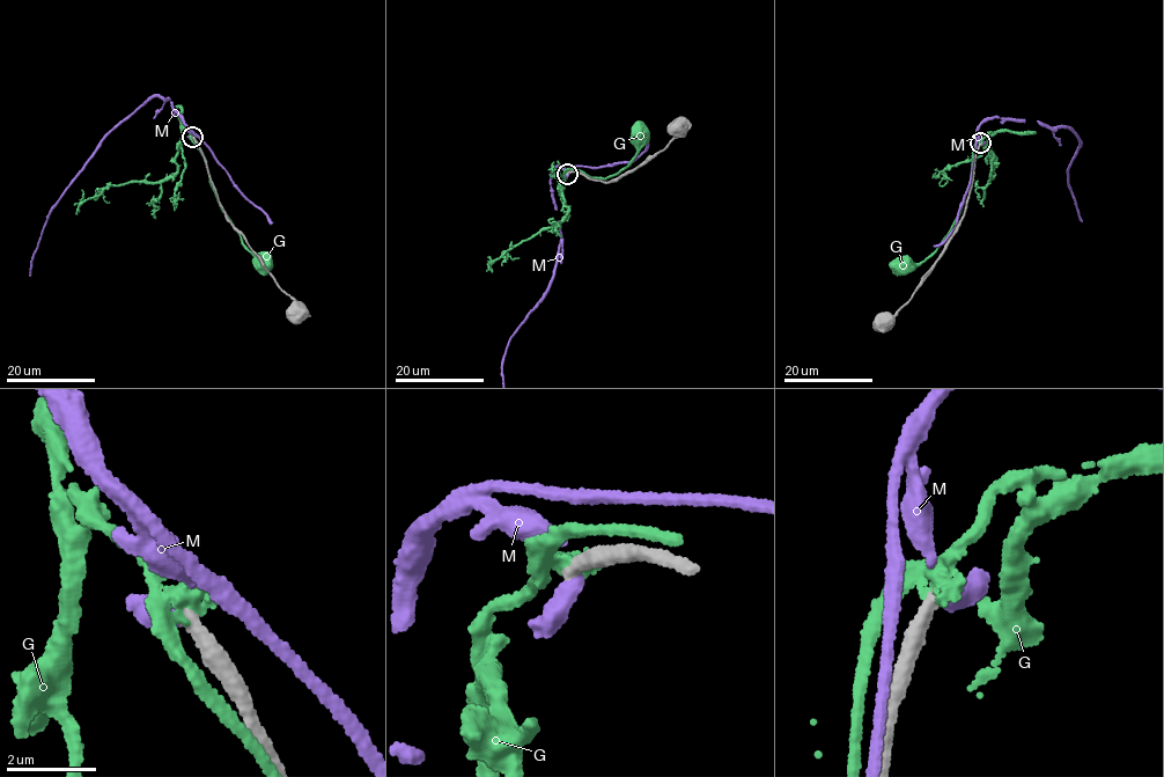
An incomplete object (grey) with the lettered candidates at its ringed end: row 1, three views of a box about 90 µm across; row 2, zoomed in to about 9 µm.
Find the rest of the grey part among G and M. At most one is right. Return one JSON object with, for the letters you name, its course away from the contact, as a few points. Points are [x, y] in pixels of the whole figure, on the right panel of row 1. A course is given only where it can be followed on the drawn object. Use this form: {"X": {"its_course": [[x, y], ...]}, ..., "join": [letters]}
{"join": []}

